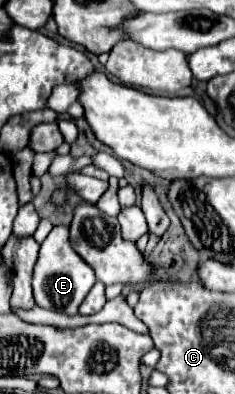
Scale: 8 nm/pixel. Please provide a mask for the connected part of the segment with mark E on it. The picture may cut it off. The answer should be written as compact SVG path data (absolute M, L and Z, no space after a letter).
M57 225L51 229L47 239L41 243L39 257L33 269L33 295L35 303L43 309L53 309L53 311L63 311L67 315L75 315L81 301L89 293L89 289L95 285L95 273L77 257L75 249L71 247L69 241L69 225Z

